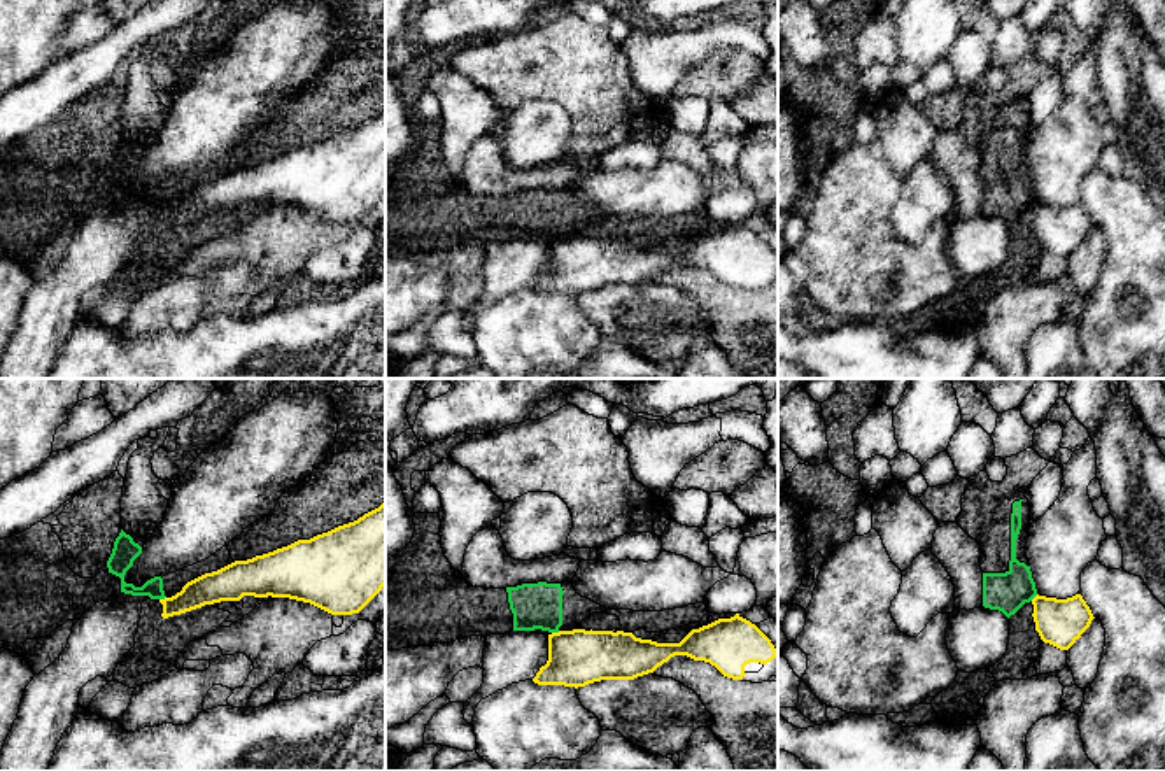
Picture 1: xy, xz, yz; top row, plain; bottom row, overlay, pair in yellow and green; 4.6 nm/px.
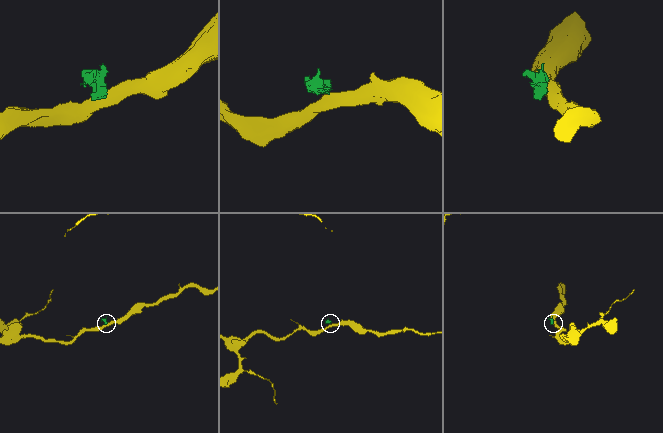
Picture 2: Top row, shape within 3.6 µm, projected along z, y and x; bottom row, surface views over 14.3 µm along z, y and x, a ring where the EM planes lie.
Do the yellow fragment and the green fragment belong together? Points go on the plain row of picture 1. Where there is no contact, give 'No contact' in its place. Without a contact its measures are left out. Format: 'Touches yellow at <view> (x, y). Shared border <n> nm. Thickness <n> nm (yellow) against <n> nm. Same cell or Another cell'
Touches yellow at xz (556, 240). Shared border 40 nm. Thickness 260 nm (yellow) against 200 nm. Another cell

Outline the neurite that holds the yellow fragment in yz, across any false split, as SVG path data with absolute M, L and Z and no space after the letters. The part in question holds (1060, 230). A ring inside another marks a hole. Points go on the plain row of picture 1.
M1081 202L1067 207L1035 203L1034 230L1044 251L1069 258L1095 226Z

